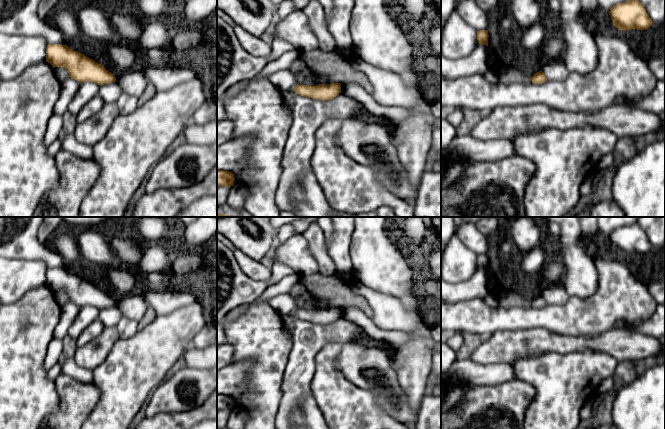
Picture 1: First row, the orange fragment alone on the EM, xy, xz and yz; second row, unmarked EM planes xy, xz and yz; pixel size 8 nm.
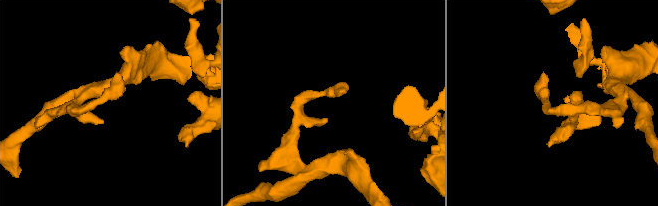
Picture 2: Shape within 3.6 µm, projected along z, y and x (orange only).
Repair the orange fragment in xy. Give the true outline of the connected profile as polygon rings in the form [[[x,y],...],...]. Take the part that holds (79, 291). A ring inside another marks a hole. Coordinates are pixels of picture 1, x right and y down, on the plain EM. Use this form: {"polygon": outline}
{"polygon": [[[48,268],[46,273],[46,286],[53,292],[63,291],[69,301],[79,305],[91,305],[98,309],[104,309],[116,305],[116,301],[101,288],[70,273],[67,269]]]}

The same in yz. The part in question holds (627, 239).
{"polygon": [[[637,222],[614,229],[608,236],[613,249],[619,254],[646,254],[652,244]]]}

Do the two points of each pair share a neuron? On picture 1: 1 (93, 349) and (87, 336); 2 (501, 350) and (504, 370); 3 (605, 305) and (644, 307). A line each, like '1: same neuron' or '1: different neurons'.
1: different neurons
2: different neurons
3: same neuron

